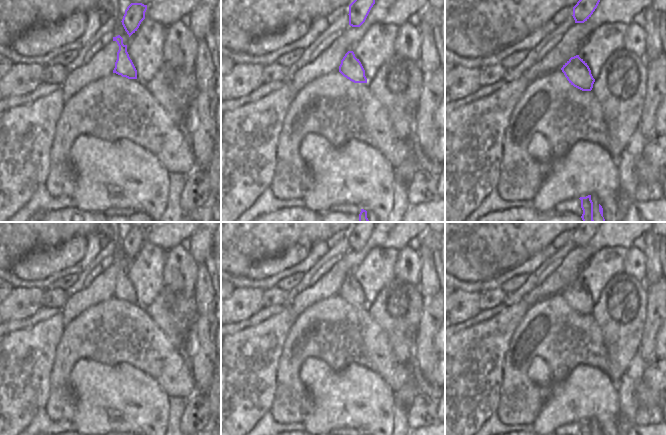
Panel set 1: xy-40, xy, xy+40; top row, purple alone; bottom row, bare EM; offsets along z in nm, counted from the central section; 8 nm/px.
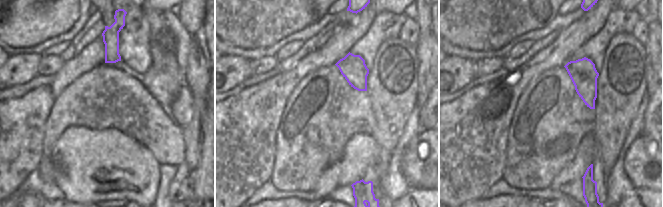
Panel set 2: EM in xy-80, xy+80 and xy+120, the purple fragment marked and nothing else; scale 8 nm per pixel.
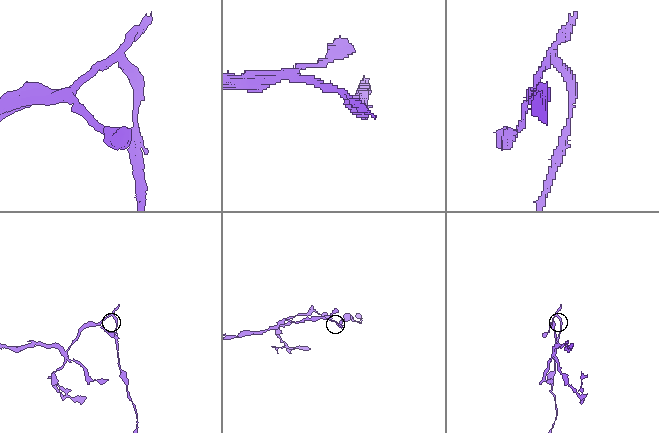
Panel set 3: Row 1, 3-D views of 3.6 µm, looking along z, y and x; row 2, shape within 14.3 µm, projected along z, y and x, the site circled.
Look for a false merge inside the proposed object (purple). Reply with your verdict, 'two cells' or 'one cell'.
two cells

